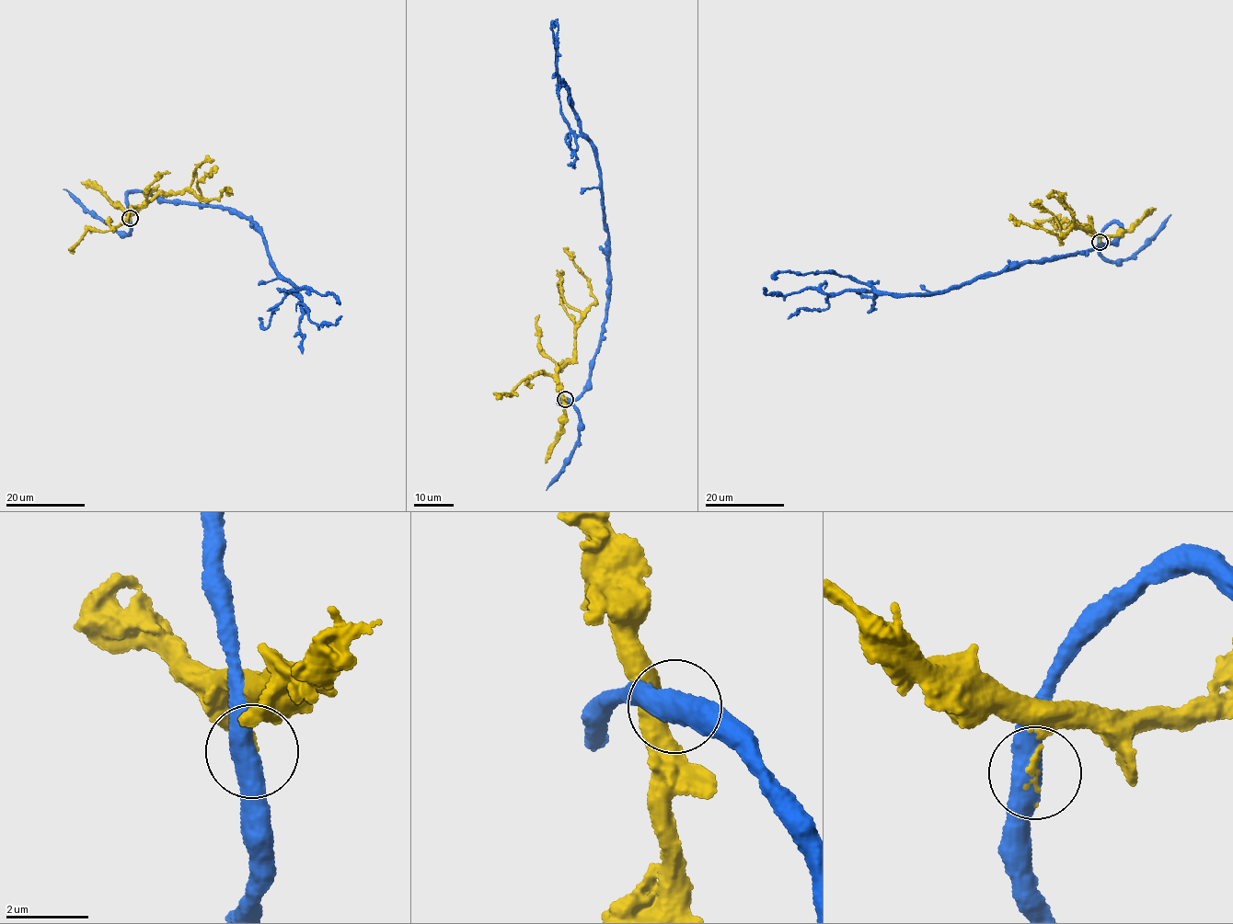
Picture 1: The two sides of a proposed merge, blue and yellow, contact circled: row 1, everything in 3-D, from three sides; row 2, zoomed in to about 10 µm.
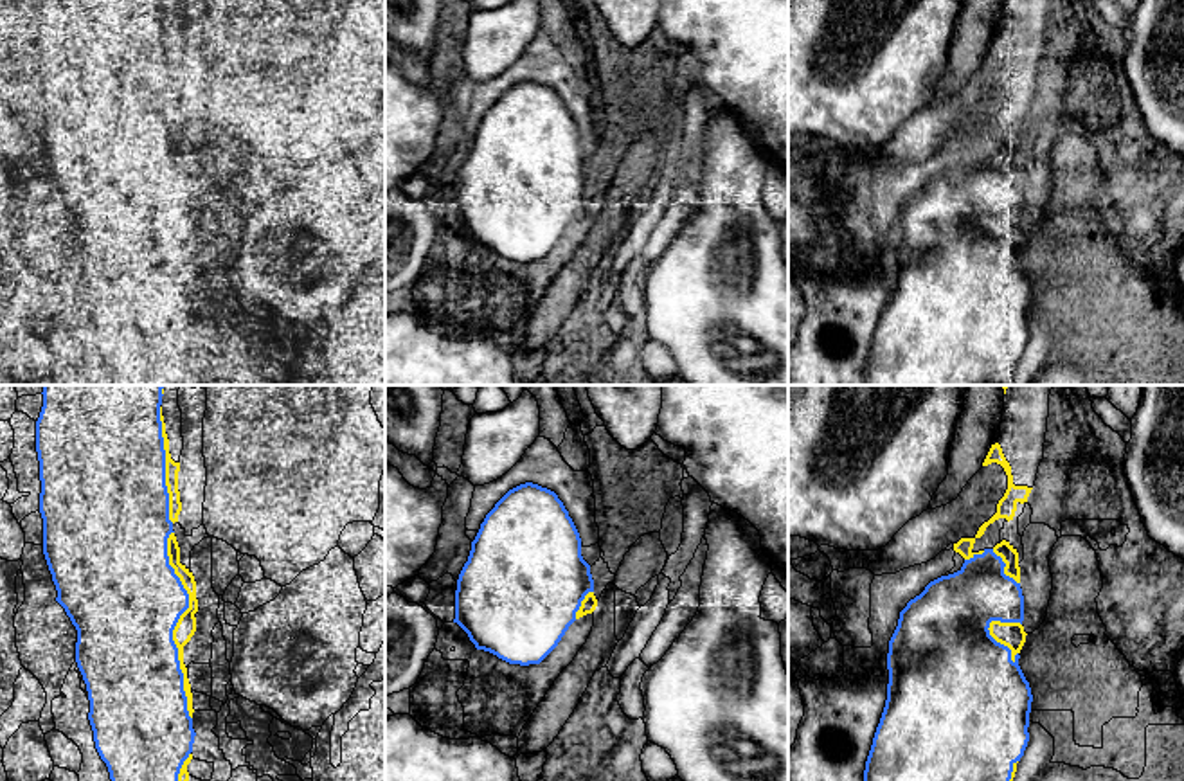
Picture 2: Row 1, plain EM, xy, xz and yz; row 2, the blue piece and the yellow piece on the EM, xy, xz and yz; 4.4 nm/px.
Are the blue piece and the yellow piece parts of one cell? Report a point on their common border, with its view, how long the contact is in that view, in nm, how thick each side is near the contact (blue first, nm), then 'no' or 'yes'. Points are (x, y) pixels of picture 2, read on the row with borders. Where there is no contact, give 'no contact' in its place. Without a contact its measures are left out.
xy (175, 625) | 850 nm | 500/90 nm | no

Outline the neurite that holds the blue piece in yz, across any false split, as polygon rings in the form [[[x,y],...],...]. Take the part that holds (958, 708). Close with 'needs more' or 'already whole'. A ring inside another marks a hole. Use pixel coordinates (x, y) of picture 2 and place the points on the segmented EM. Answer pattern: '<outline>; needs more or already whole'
[[[993,549],[973,554],[948,576],[930,581],[900,612],[889,641],[887,700],[866,761],[864,781],[1009,781],[1029,741],[1031,687],[1017,653],[990,635],[990,623],[1024,621],[1020,583],[1004,574],[1006,563]]]; already whole

